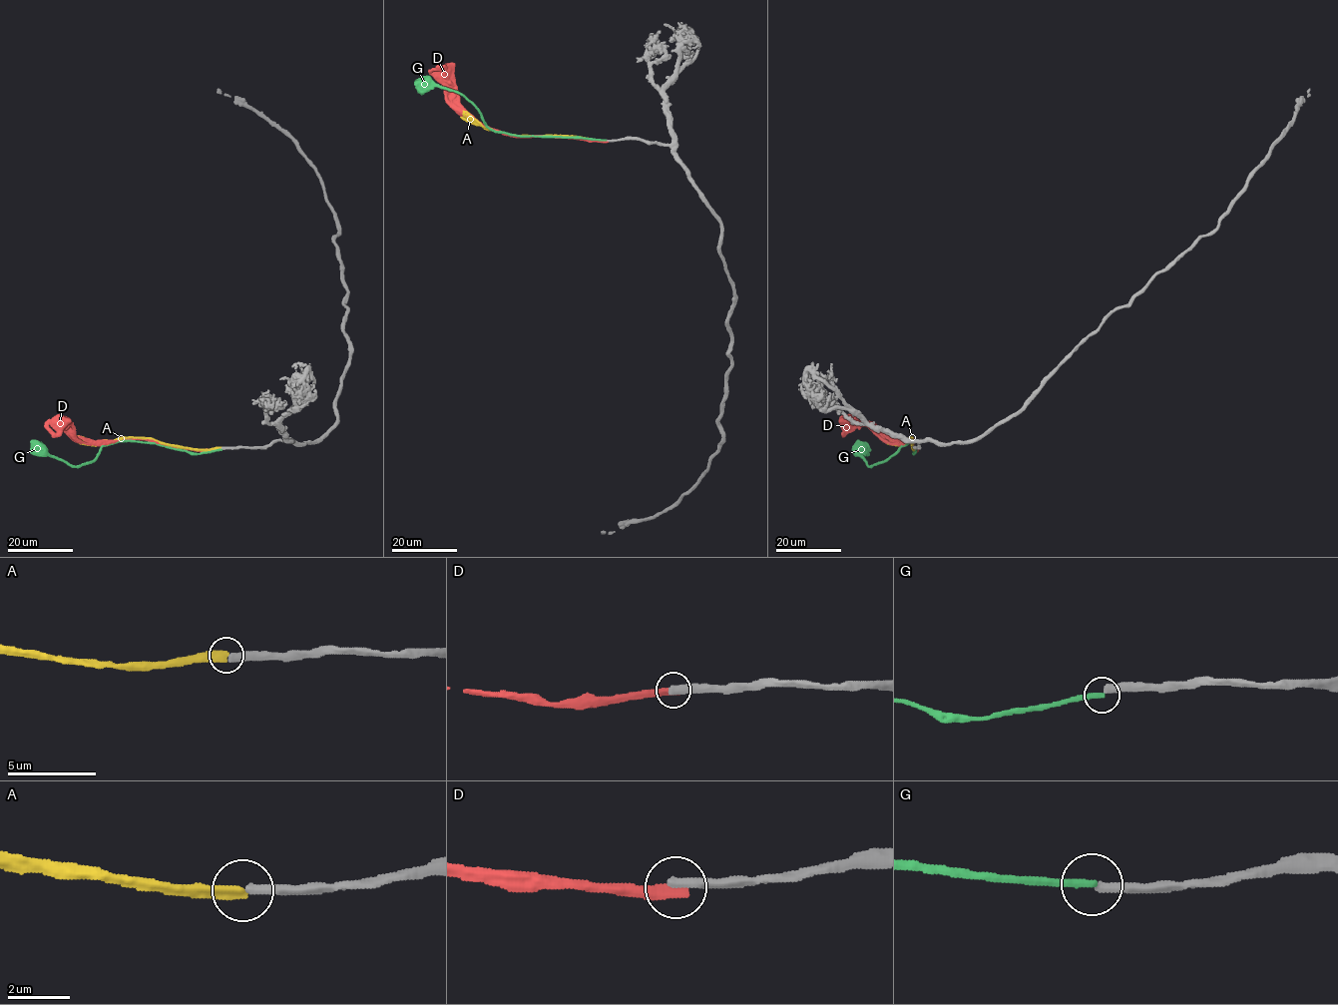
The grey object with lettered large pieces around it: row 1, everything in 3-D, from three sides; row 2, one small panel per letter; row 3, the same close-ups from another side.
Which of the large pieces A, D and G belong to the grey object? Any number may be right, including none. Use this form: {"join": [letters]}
{"join": ["A"]}

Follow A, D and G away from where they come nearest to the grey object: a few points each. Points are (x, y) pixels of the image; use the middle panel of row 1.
A: (605, 141), (508, 135), (488, 130), (460, 117)
D: (607, 141), (511, 136), (487, 129), (460, 104), (459, 93), (447, 76), (441, 70), (432, 68)
G: (605, 140), (496, 132), (460, 94), (439, 86), (418, 86), (414, 82)

